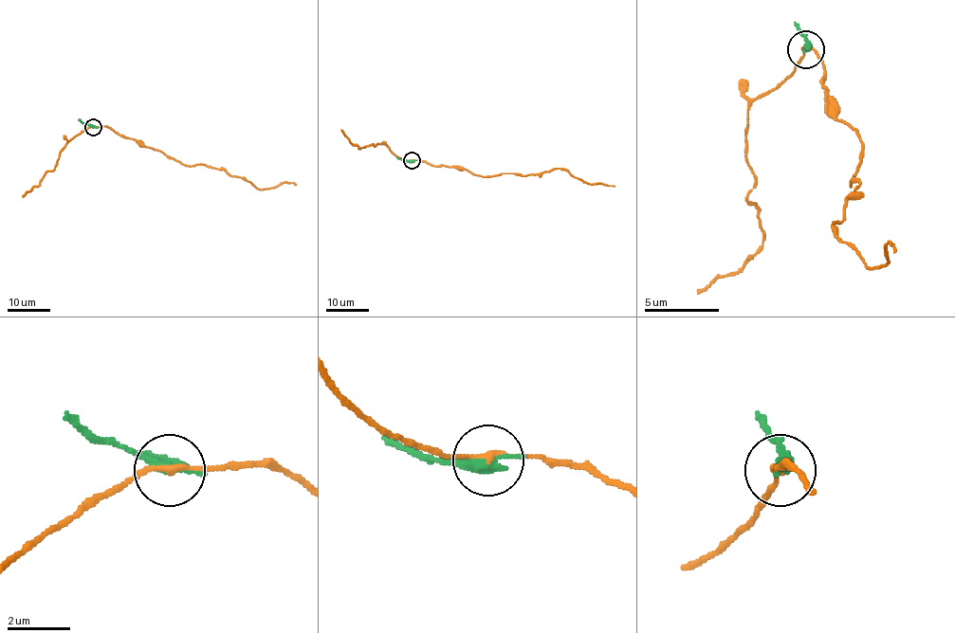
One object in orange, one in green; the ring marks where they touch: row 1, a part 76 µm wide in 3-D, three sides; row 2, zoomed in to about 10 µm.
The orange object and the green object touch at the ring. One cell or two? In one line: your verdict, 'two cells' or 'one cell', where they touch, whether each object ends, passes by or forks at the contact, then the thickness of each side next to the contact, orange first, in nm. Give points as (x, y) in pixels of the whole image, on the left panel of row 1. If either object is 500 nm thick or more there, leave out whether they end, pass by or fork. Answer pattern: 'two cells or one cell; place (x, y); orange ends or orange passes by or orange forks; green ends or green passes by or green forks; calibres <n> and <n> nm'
two cells; place (93, 127); orange passes by; green ends; calibres 170 and 460 nm

